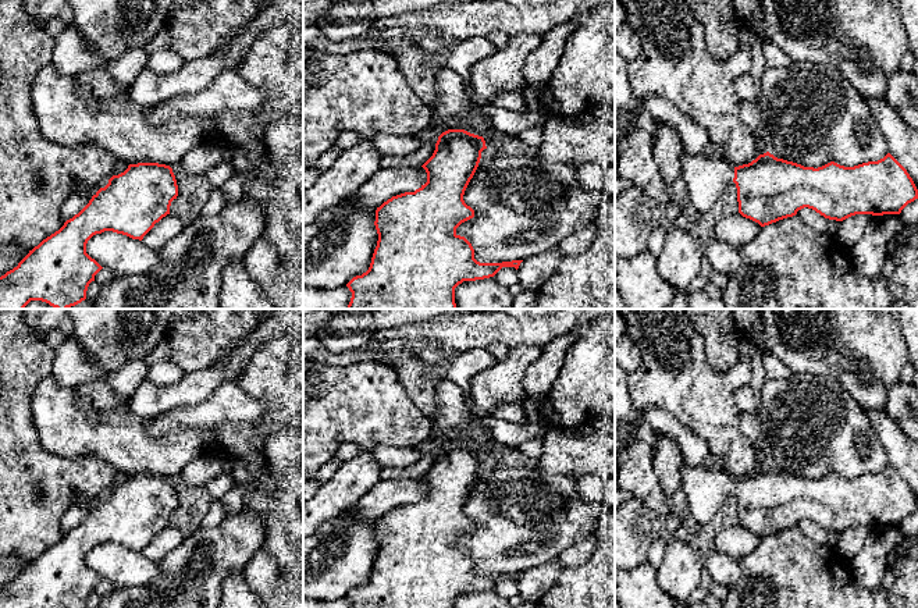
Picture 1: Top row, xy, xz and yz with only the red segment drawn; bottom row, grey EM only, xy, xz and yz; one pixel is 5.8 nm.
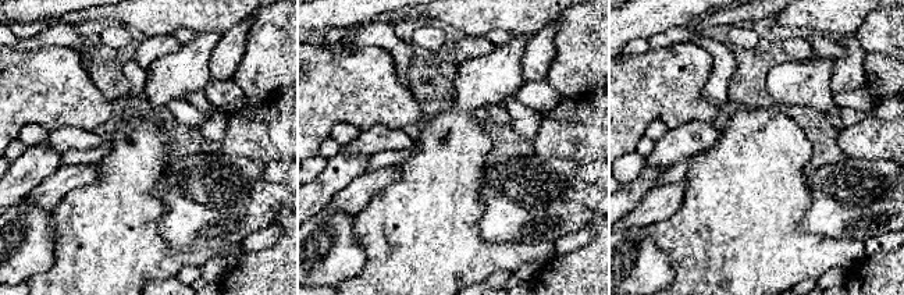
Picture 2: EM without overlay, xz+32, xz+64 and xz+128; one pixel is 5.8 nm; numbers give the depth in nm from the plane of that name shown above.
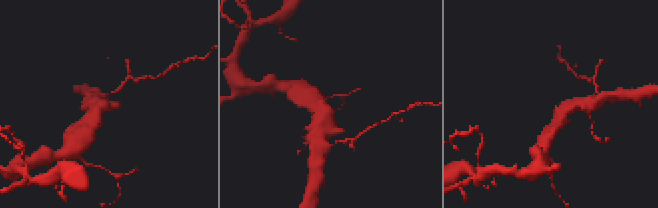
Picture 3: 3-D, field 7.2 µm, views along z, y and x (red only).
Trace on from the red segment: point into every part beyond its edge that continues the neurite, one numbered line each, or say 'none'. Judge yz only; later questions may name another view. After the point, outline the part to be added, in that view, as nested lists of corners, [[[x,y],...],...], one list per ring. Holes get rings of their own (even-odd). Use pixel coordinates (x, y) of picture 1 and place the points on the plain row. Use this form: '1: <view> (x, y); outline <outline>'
1: yz (705, 489); outline [[[684,466],[682,469],[682,487],[691,516],[698,523],[716,522],[718,513],[734,490],[734,479],[722,469]]]

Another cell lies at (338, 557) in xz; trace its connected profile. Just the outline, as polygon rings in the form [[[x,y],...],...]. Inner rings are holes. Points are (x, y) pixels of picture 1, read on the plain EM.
[[[353,505],[303,538],[303,598],[334,601],[369,582],[378,552],[376,522],[363,522]]]

